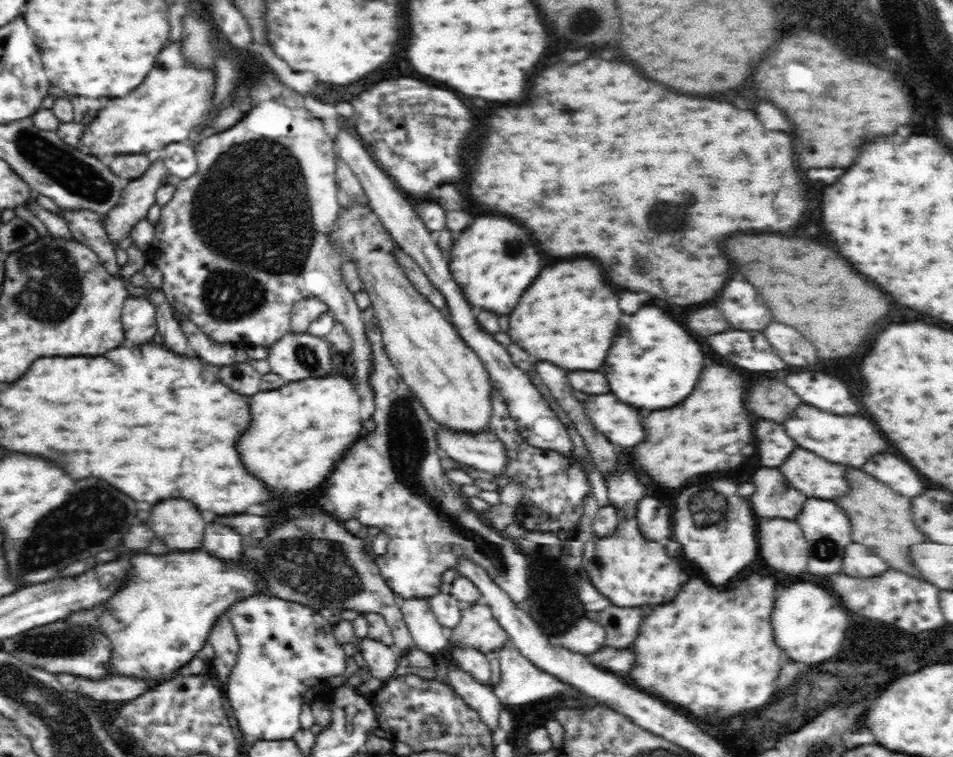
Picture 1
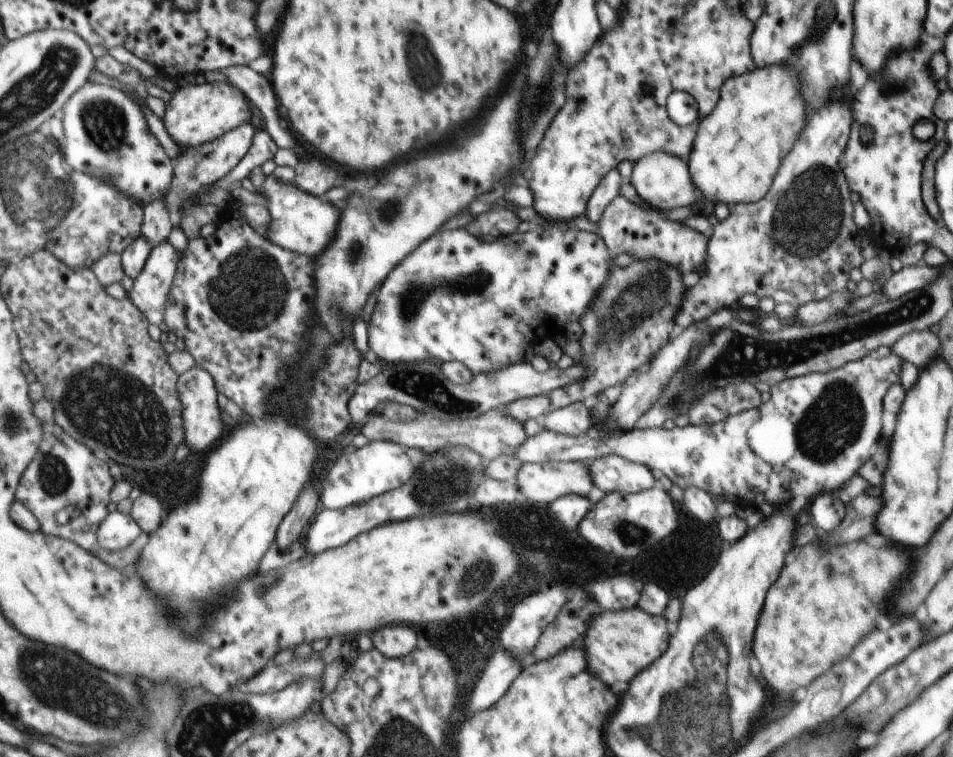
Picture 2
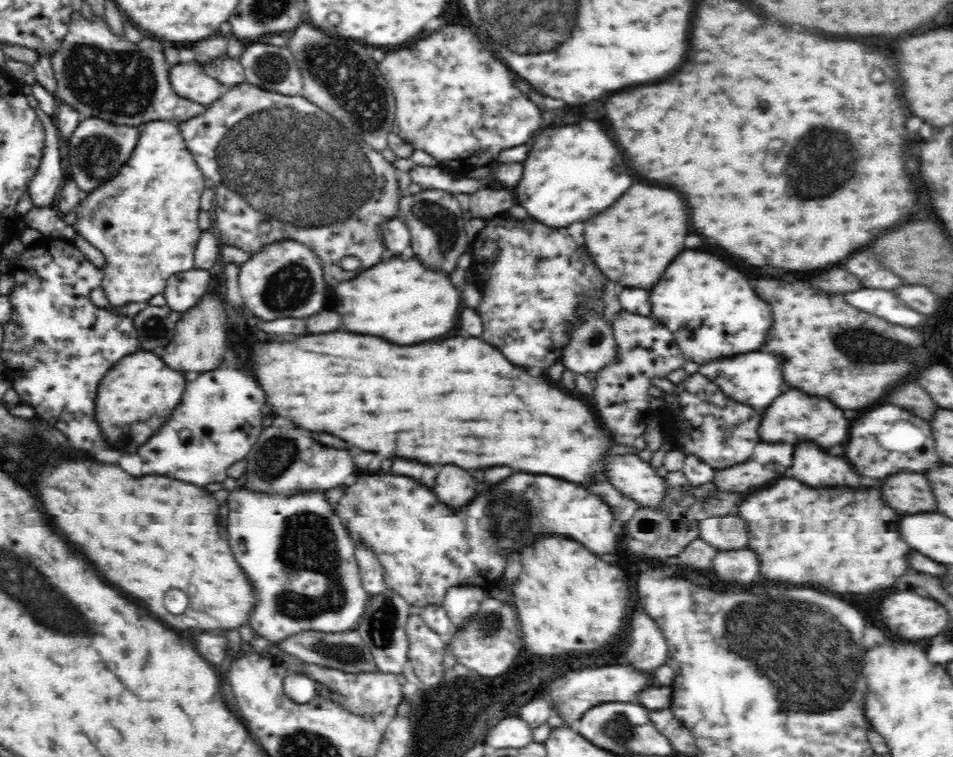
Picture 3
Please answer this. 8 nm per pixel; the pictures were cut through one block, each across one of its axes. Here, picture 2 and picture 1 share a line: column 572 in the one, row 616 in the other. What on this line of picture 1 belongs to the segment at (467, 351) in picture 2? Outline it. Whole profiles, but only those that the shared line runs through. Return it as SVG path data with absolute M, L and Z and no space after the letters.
M248 596L228 608L227 615L239 642L236 664L224 686L225 697L232 707L243 736L259 740L290 740L302 728L300 713L302 696L307 688L318 689L329 682L336 683L350 672L349 659L336 640L332 627L320 613L315 613L306 605L293 603L275 596Z

